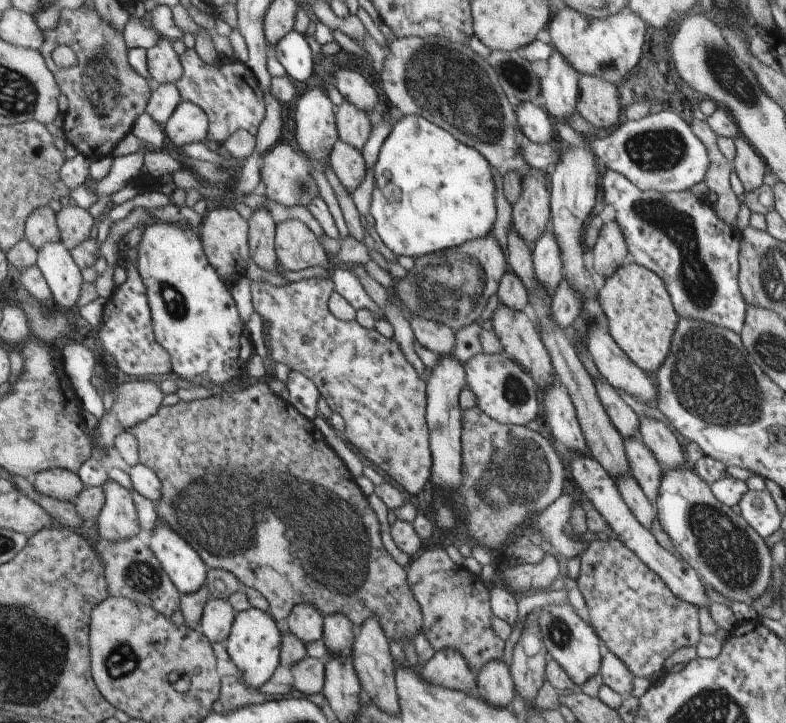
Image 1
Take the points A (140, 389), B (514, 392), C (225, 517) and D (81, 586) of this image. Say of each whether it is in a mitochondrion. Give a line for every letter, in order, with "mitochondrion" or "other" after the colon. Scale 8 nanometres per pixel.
A: other
B: mitochondrion
C: mitochondrion
D: other

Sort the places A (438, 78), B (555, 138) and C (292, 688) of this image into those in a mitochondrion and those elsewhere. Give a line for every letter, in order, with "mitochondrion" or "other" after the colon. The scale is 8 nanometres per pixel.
A: mitochondrion
B: other
C: other

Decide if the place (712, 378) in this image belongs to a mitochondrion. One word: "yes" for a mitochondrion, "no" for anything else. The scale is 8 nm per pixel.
yes

